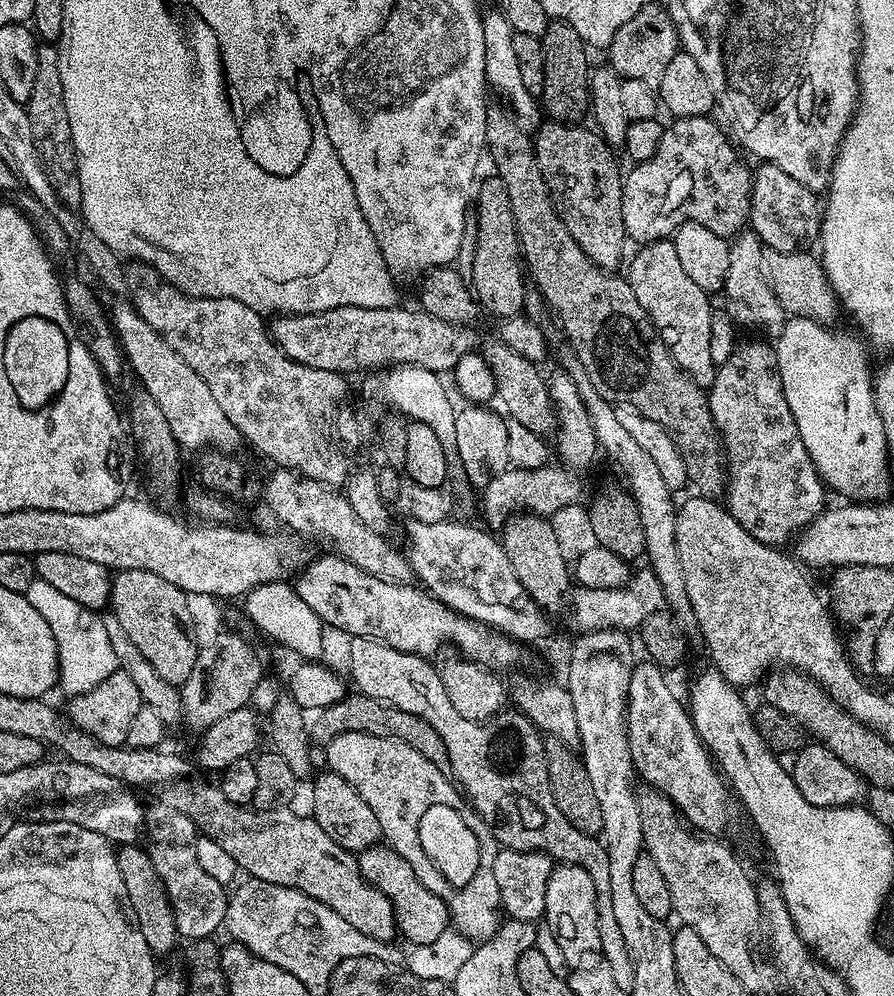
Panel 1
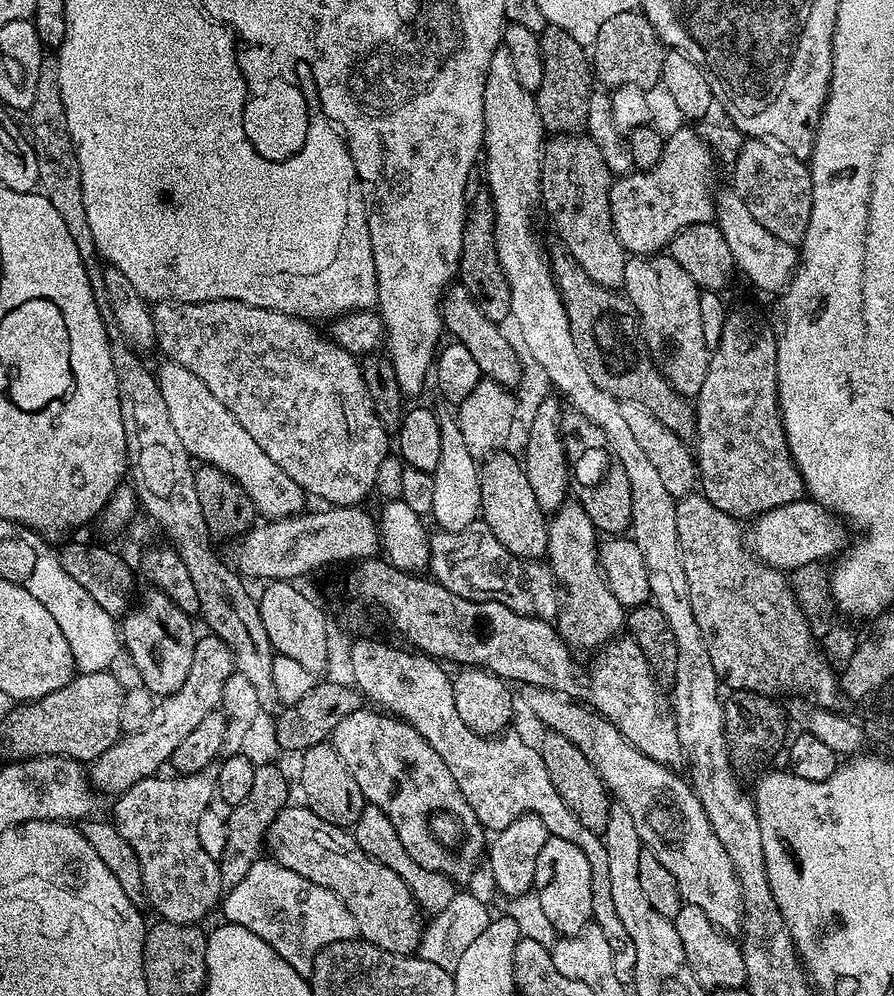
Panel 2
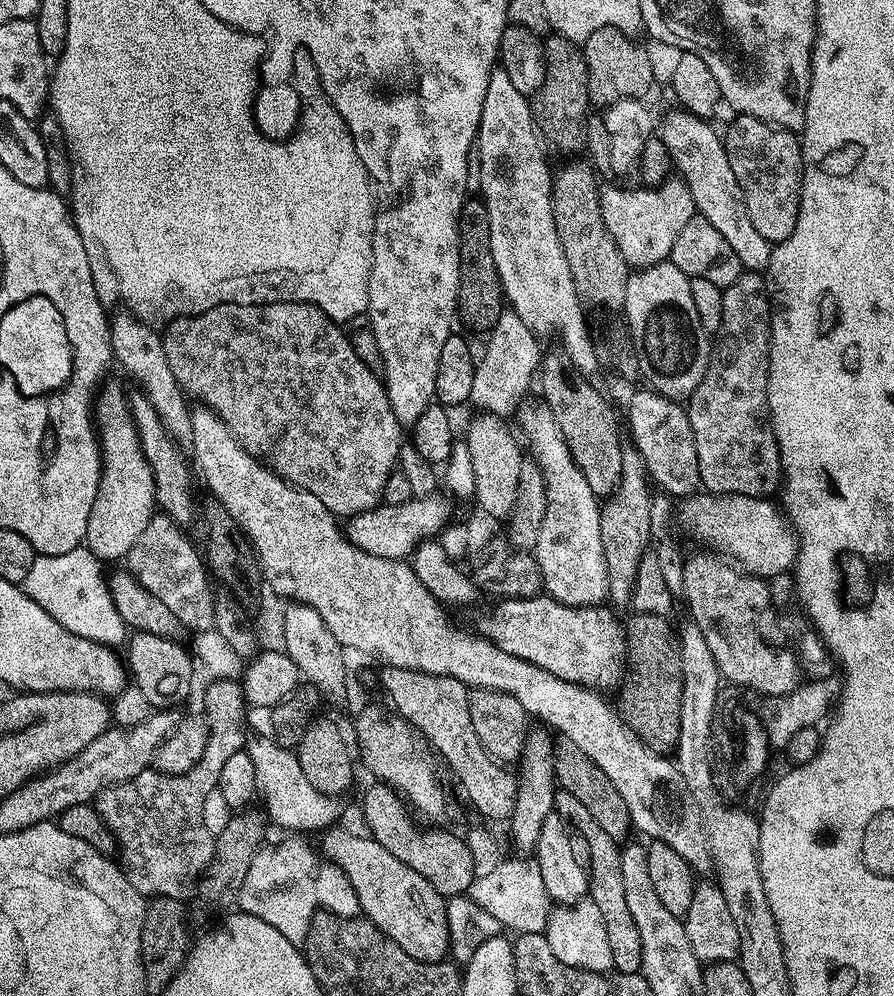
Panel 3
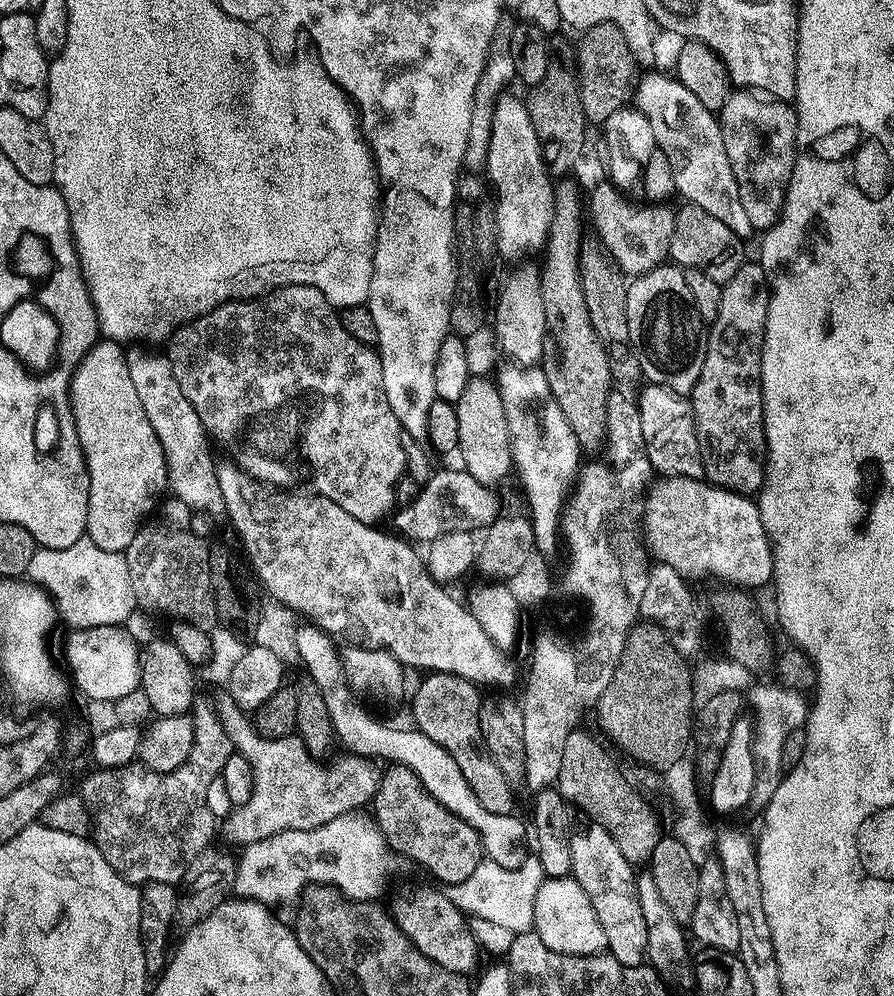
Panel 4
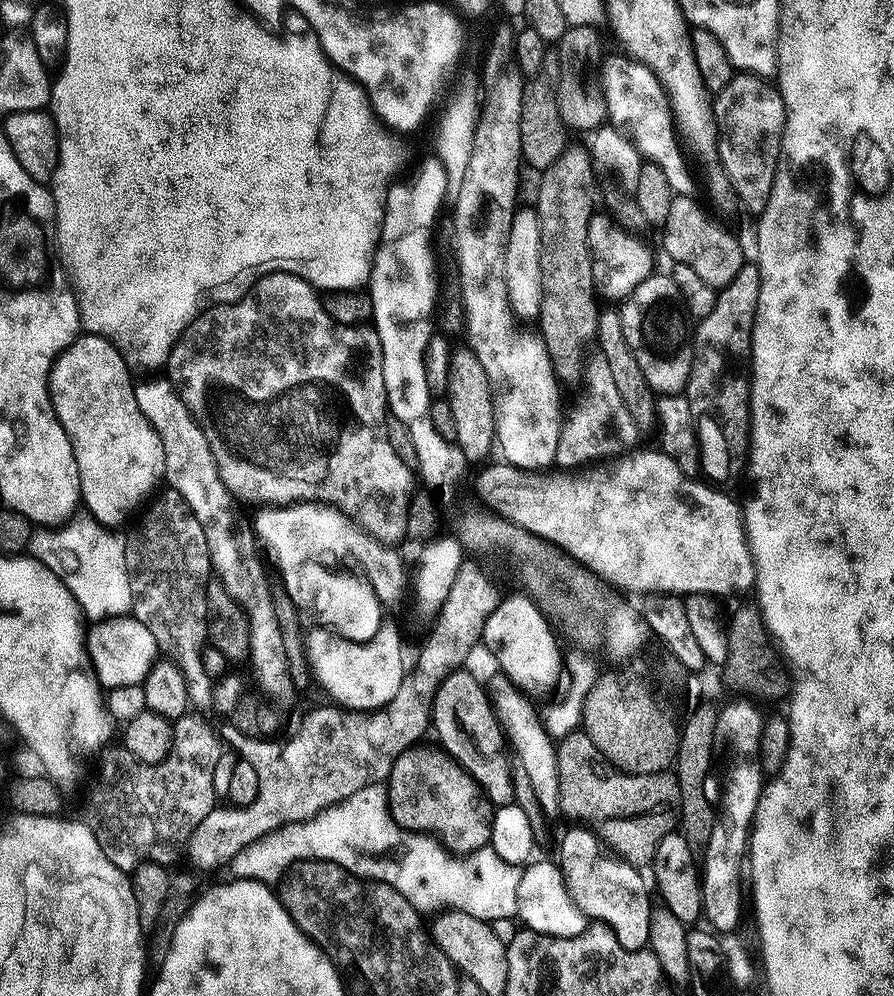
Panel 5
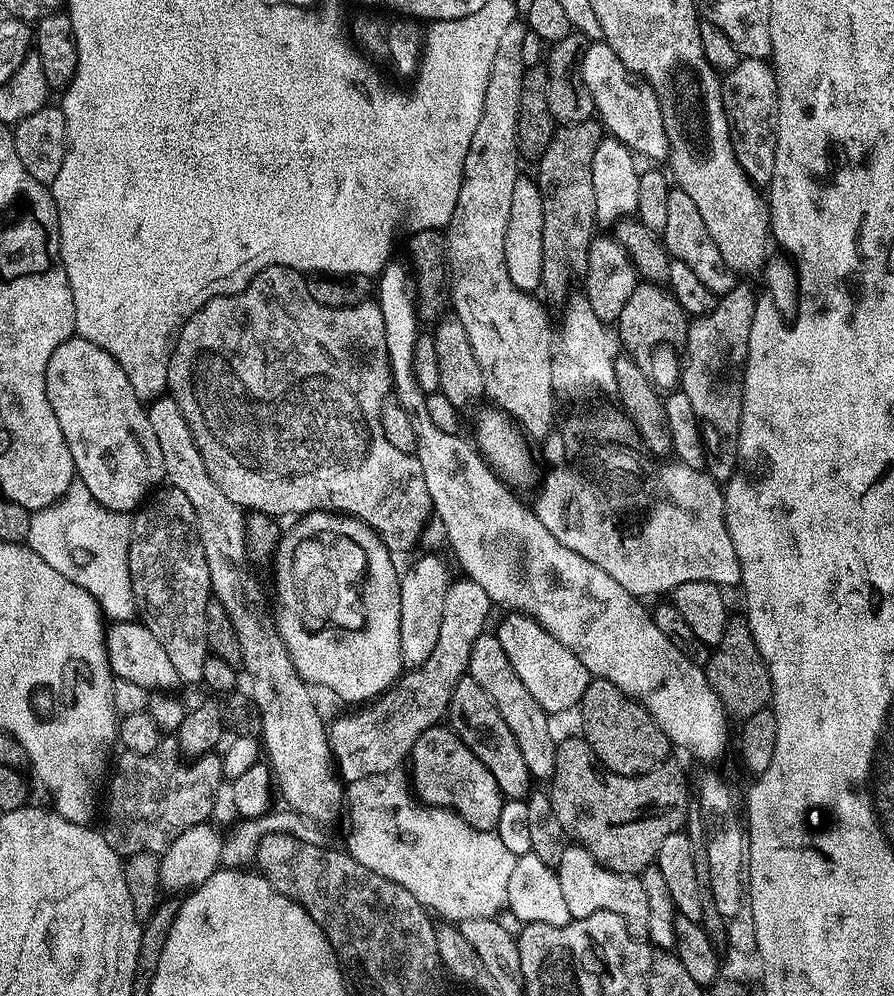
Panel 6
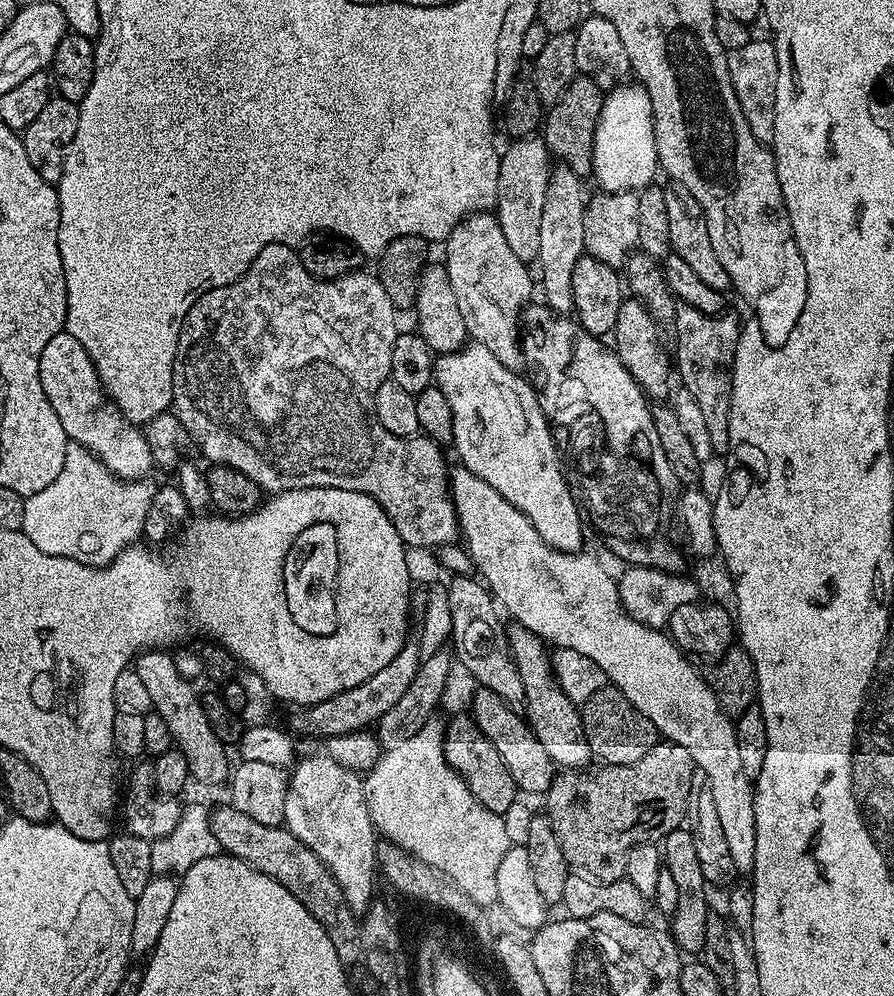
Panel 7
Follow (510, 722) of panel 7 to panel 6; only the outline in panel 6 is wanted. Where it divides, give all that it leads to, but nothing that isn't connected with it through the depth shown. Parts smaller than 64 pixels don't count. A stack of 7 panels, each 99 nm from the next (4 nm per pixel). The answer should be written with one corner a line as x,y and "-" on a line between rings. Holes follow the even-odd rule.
464,675
456,685
449,704
448,720
451,720
449,723
452,730
459,734
466,746
470,747
494,775
507,799
525,799
531,793
532,777
529,767
526,766
526,760
510,731
510,726
491,701
490,694
474,682
472,676

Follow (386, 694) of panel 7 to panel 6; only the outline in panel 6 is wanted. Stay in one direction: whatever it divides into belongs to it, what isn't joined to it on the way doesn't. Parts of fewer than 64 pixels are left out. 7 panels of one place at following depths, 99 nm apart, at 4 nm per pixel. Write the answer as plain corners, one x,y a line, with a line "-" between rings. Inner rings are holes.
425,553
401,573
399,601
399,654
401,665
413,669
430,657
439,637
442,623
444,596
450,583
450,576
439,555

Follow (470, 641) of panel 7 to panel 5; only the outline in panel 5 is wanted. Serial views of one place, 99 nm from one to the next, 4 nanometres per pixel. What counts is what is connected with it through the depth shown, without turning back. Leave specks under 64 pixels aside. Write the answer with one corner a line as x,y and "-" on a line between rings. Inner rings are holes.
495,674
496,676
492,676
489,678
489,680
486,680
486,689
488,693
488,700
492,704
493,710
496,712
496,717
498,718
498,722
500,723
501,730
504,732
504,737
507,740
507,743
510,745
511,751
514,753
516,751
516,756
518,759
518,766
522,770
526,770
526,775
530,778
530,783
534,786
534,794
538,794
538,802
542,806
542,810
544,811
545,817
554,818
560,816
560,799
558,798
558,762
556,761
556,744
554,743
554,740
551,736
548,735
547,730
544,728
544,722
541,716
541,713
538,711
536,713
536,708
534,705
532,705
533,697
529,695
529,693
524,692
522,689
520,689
519,686
517,686
513,680
510,679
509,676
505,676
503,674

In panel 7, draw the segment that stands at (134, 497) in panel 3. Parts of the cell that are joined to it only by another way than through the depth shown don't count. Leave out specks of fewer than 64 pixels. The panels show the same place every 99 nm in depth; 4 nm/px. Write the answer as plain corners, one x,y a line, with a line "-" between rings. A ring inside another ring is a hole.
68,331
59,332
50,338
50,342
46,342
38,364
42,390
58,414
62,430
66,430
69,441
83,444
95,452
119,480
145,479
149,475
148,471
154,468
147,435
141,429
139,432
132,425
135,423
108,399
98,378
98,370
90,354
86,354
86,346
82,346
82,342
78,342
78,338
71,336

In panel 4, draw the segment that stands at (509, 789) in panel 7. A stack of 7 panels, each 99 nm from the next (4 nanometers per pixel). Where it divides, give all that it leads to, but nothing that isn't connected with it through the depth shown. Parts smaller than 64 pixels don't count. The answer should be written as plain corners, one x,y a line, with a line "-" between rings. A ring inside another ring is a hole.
392,764
383,769
376,795
370,801
370,812
386,842
398,854
417,860
446,886
461,884
470,878
485,859
484,847
474,826
439,804
424,789
418,774
406,766

